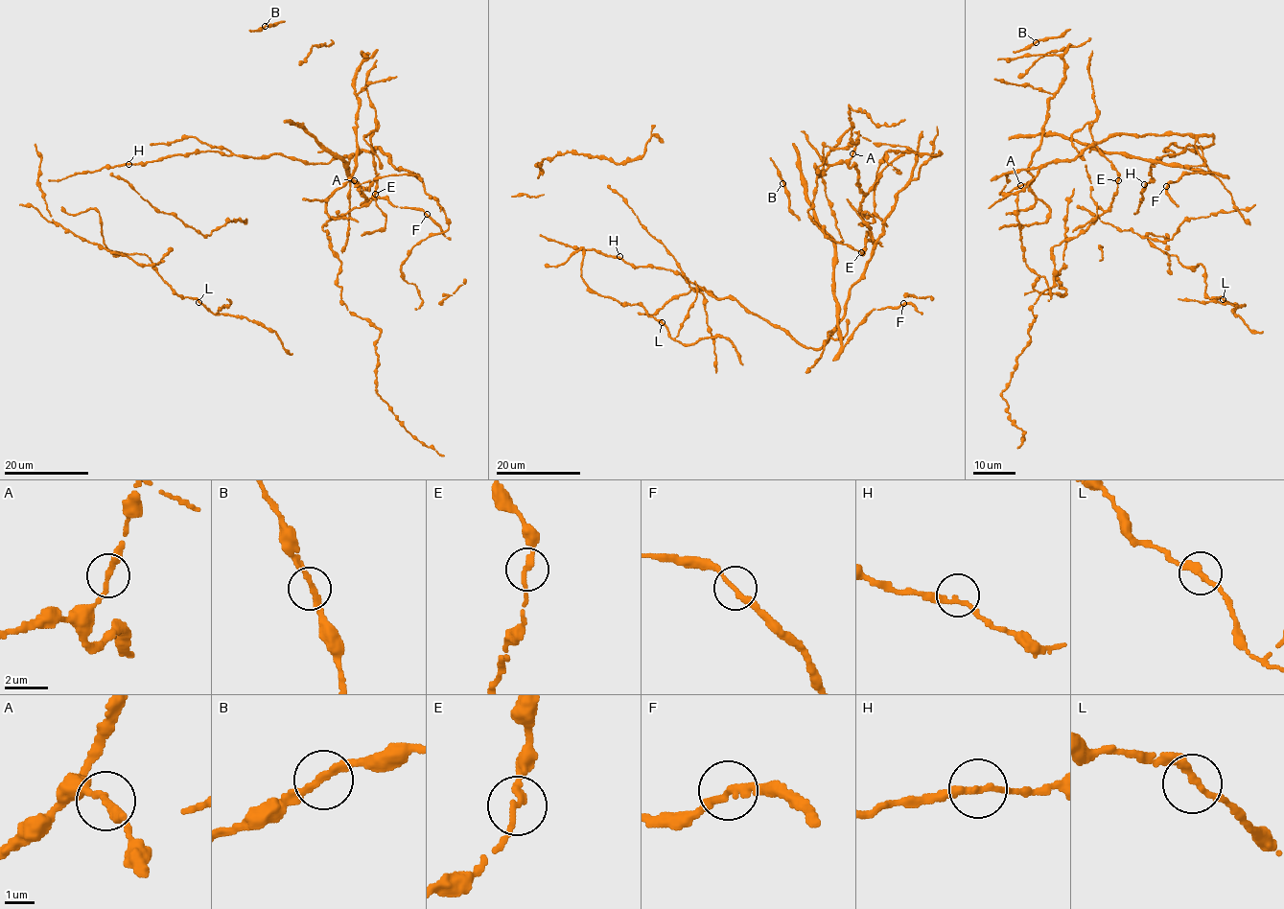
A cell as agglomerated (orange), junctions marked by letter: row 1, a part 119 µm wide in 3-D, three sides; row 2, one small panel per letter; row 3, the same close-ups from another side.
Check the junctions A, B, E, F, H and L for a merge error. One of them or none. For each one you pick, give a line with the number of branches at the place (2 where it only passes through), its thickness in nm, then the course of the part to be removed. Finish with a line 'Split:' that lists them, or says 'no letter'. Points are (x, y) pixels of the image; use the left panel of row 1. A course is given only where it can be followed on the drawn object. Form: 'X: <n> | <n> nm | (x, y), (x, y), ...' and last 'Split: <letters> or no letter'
Split: no letter

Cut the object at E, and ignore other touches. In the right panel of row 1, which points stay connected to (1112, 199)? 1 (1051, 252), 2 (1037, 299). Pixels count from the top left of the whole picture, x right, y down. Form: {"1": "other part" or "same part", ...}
{"1": "same part", "2": "same part"}

